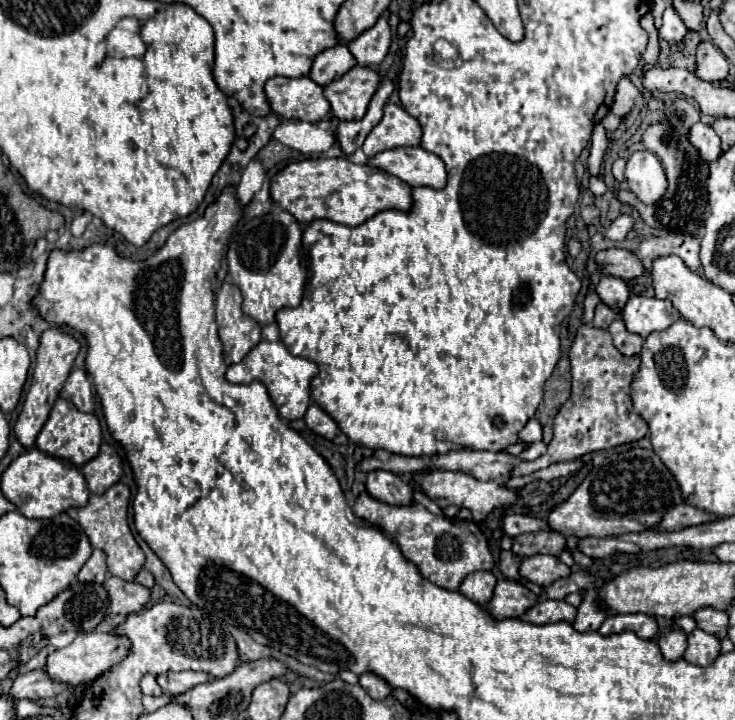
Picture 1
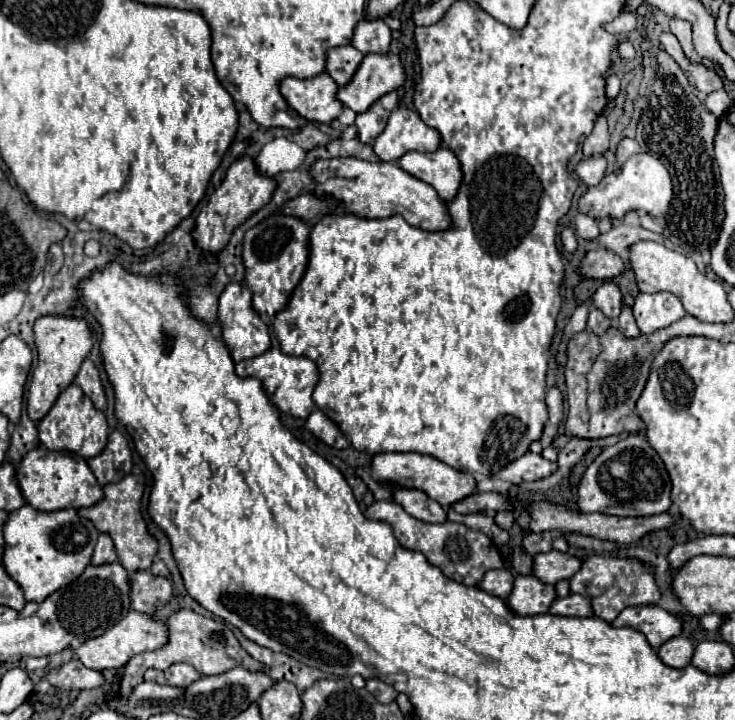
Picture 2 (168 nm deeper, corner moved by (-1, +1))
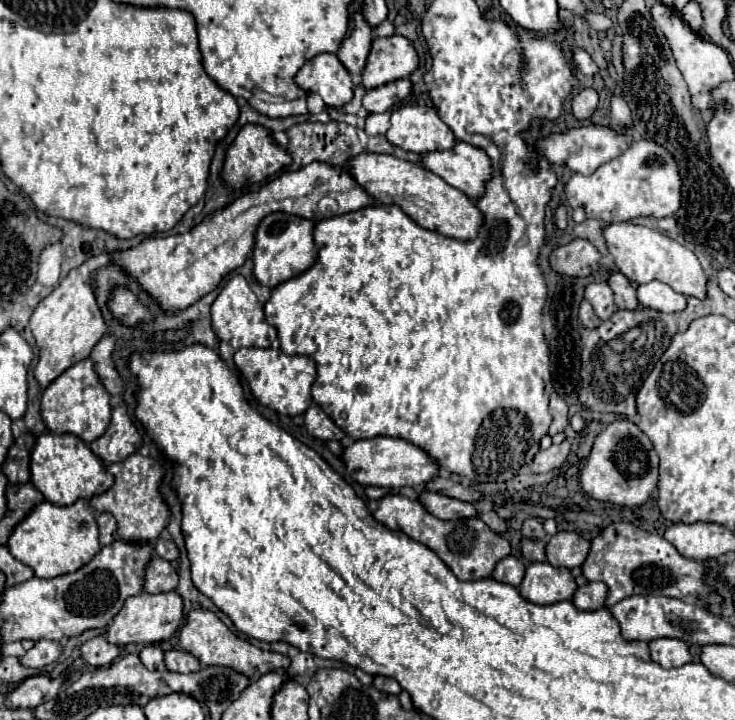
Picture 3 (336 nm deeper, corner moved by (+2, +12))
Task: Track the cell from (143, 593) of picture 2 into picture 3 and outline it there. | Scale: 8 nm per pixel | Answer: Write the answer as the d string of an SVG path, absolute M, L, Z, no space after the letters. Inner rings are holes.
M152 556L152 560L146 564L144 570L144 592L148 594L160 594L160 592L170 592L178 584L178 574L172 568L170 562Z

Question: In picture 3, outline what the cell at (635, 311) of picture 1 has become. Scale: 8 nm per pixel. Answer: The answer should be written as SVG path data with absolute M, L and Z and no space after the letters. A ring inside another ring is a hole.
M658 280L638 286L636 294L638 294L638 302L644 308L652 308L660 312L680 312L686 308L686 296L674 292L668 284Z

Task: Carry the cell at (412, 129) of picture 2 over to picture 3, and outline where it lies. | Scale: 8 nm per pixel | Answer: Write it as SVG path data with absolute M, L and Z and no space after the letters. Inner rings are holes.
M404 104L392 110L386 138L390 144L416 154L448 150L456 142L452 130L440 120L436 110L418 104Z

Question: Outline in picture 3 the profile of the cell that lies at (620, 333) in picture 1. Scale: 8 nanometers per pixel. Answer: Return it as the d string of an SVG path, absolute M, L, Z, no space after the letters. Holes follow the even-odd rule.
M614 272L608 278L608 284L614 292L614 302L618 308L622 310L636 310L638 308L638 300L636 300L636 290L632 288L632 284L628 282L628 278L620 272Z

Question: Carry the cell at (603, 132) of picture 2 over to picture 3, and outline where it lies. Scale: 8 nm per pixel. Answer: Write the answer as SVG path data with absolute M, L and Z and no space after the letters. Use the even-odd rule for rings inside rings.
M582 88L572 98L572 112L580 122L588 120L596 112L596 106L598 106L598 94L594 88Z

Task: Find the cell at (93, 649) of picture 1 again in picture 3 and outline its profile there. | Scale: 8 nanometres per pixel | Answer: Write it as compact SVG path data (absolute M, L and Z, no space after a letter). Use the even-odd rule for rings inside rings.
M142 592L124 602L124 608L106 626L106 640L116 646L154 644L160 640L168 640L182 626L182 620L184 620L182 598L176 592L162 592L162 594Z

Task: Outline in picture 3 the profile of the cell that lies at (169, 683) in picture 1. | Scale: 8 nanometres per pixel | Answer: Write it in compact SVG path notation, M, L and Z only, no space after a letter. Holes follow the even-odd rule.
M170 650L164 654L164 662L166 662L166 668L172 670L172 672L196 672L200 670L200 662L192 656L192 654L186 654L186 652L178 652L178 650Z

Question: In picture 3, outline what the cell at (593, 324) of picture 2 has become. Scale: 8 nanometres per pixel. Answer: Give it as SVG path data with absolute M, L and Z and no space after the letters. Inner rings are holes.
M582 300L580 304L580 322L586 326L586 328L596 328L602 320L596 316L592 304L588 300Z

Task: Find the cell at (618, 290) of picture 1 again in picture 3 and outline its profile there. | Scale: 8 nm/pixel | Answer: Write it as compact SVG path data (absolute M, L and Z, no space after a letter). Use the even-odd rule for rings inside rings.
M592 282L586 286L586 300L594 306L600 320L608 320L616 312L612 288L606 282Z

